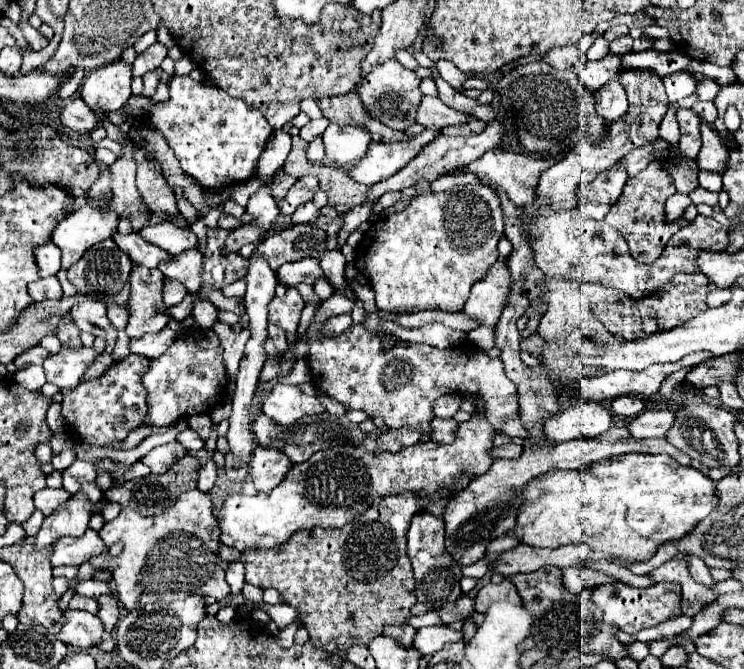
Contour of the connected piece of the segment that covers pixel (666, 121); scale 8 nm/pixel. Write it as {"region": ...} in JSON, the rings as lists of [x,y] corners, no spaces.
{"region":[[[698,93],[682,99],[682,101],[670,102],[668,111],[659,128],[659,137],[670,144],[677,145],[680,139],[680,127],[676,119],[676,111],[680,107],[692,107],[698,101]]]}

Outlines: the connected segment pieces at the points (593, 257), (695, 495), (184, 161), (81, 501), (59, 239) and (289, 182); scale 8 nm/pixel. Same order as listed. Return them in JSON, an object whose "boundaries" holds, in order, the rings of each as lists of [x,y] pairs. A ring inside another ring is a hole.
{"boundaries":[[[[538,189],[532,203],[522,207],[522,231],[528,237],[528,243],[534,251],[534,261],[542,269],[542,273],[550,277],[564,277],[574,279],[578,283],[602,283],[606,287],[616,287],[632,297],[642,297],[656,287],[668,283],[674,273],[686,271],[694,273],[696,267],[696,255],[702,249],[712,251],[724,251],[724,243],[728,243],[726,229],[712,217],[698,215],[694,221],[690,221],[686,227],[682,227],[666,245],[666,255],[656,259],[650,265],[638,263],[632,259],[628,245],[624,237],[610,225],[592,221],[586,217],[580,217],[576,209],[570,211],[556,211],[548,207],[548,203],[540,205],[536,211],[532,209],[538,201]]],[[[628,453],[614,461],[596,463],[588,473],[580,471],[552,471],[542,479],[530,481],[522,491],[524,505],[516,519],[516,529],[510,531],[522,543],[532,547],[562,547],[570,543],[590,545],[600,559],[622,557],[630,561],[650,559],[656,549],[668,541],[688,535],[716,505],[716,483],[704,477],[690,465],[678,465],[670,455],[642,455]]],[[[176,75],[170,81],[170,99],[164,103],[156,103],[150,109],[148,115],[148,125],[156,131],[162,133],[162,137],[166,139],[166,143],[170,145],[170,149],[174,151],[176,159],[180,161],[180,167],[186,175],[194,177],[194,181],[204,187],[204,189],[224,189],[242,181],[248,181],[250,177],[256,177],[256,167],[258,167],[258,159],[264,153],[264,145],[268,141],[268,137],[272,135],[272,127],[266,121],[266,117],[262,115],[262,111],[258,109],[250,109],[246,107],[246,103],[242,103],[242,99],[234,99],[230,97],[226,91],[222,89],[214,89],[214,87],[206,87],[202,81],[192,79],[190,75]]],[[[86,495],[70,497],[64,505],[60,505],[52,515],[48,515],[42,523],[42,529],[34,537],[34,547],[48,547],[62,537],[80,537],[88,529],[88,521],[92,515],[92,503],[88,503]]],[[[88,205],[62,219],[50,237],[62,251],[62,269],[76,263],[94,243],[108,239],[116,225],[118,215],[114,211],[100,211]]],[[[280,167],[278,171],[276,171],[276,179],[274,179],[274,183],[272,183],[272,193],[274,193],[274,199],[276,201],[280,201],[286,193],[288,193],[288,189],[294,185],[294,177],[290,177],[290,175],[286,175],[286,171],[284,171],[284,167]]]]}

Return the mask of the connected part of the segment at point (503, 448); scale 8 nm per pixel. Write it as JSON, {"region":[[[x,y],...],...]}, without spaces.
{"region":[[[508,443],[508,445],[500,445],[500,447],[494,447],[490,453],[492,453],[492,457],[494,457],[494,459],[498,459],[498,457],[516,459],[516,457],[522,453],[522,447],[520,447],[520,445],[514,445],[514,443]]]}

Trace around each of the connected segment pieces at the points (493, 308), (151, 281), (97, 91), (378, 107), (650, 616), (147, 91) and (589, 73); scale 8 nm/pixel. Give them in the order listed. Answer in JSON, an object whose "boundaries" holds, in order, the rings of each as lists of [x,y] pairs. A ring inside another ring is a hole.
{"boundaries":[[[[496,261],[488,275],[472,285],[470,297],[462,309],[468,319],[474,319],[480,327],[496,327],[498,315],[506,303],[510,291],[510,275],[504,261]]],[[[140,263],[130,273],[130,319],[126,325],[128,337],[158,333],[168,317],[161,312],[164,275],[158,269],[148,269]]],[[[116,61],[98,67],[90,75],[86,75],[78,91],[82,101],[92,111],[100,107],[104,113],[112,113],[122,109],[124,103],[130,99],[132,95],[130,81],[132,81],[130,65],[126,65],[124,61]]],[[[390,59],[386,63],[380,63],[378,67],[374,67],[366,77],[364,83],[358,87],[358,95],[364,103],[364,109],[368,111],[368,115],[392,129],[404,131],[406,127],[414,125],[416,119],[416,111],[422,99],[422,91],[420,91],[420,79],[414,75],[414,71],[402,67],[396,59]]],[[[616,581],[616,583],[600,585],[592,591],[592,601],[602,609],[604,621],[616,625],[620,631],[626,631],[626,633],[638,633],[640,629],[656,627],[658,623],[664,623],[670,617],[681,615],[681,599],[680,583],[658,583],[646,589],[636,589],[626,583]]],[[[154,69],[154,71],[148,71],[142,79],[144,79],[144,95],[150,97],[150,95],[156,91],[156,85],[158,85],[158,81],[160,81],[158,71],[156,71],[156,69]]],[[[608,53],[600,61],[588,61],[584,71],[580,73],[582,85],[590,91],[596,91],[596,89],[604,87],[608,83],[608,79],[622,67],[622,59],[624,59],[624,55]]]]}

